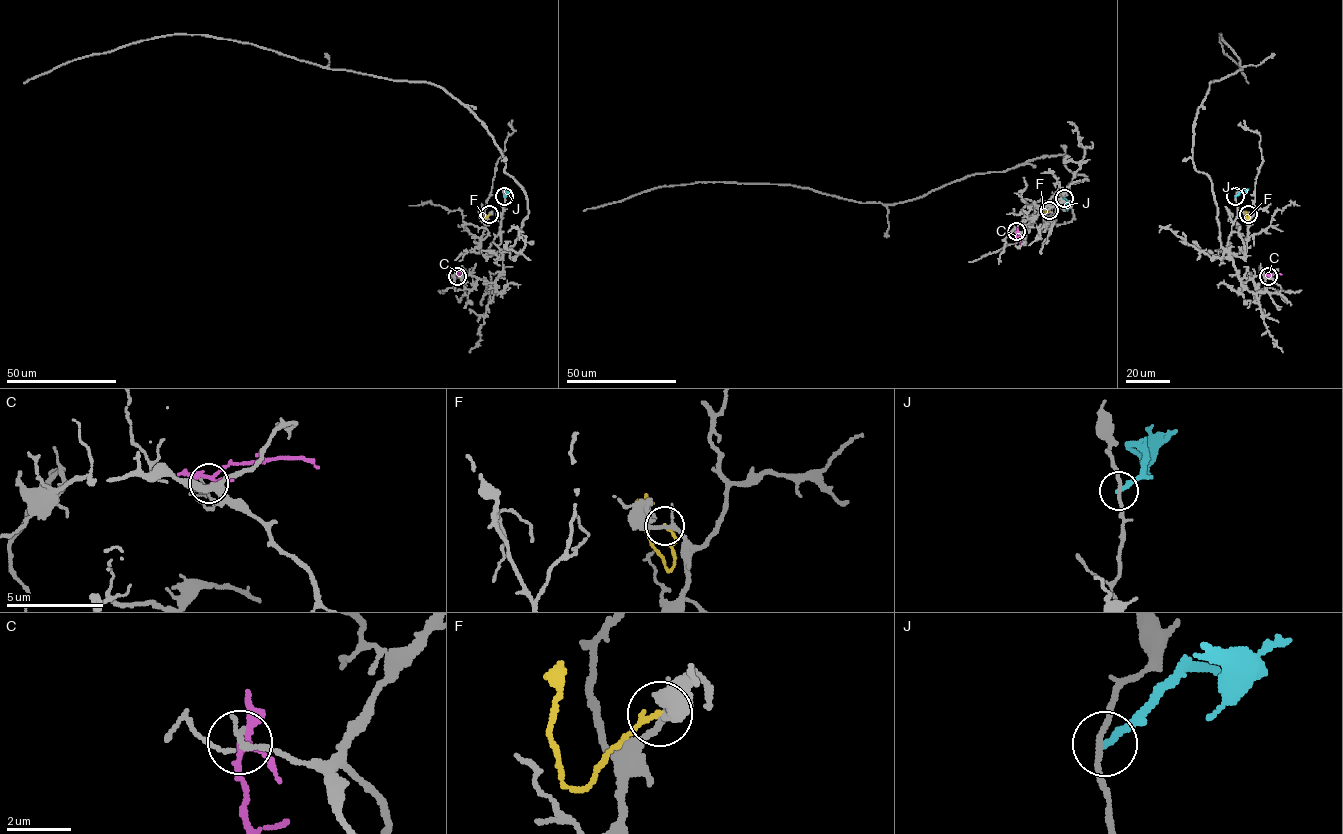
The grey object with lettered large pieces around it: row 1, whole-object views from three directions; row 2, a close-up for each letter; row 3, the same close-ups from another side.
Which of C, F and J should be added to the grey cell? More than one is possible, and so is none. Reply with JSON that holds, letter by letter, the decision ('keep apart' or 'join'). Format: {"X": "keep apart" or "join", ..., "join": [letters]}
{"C": "keep apart", "F": "keep apart", "J": "keep apart", "join": []}

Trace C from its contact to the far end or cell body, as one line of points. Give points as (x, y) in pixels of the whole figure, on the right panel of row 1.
C: (1268, 276), (1281, 274)

